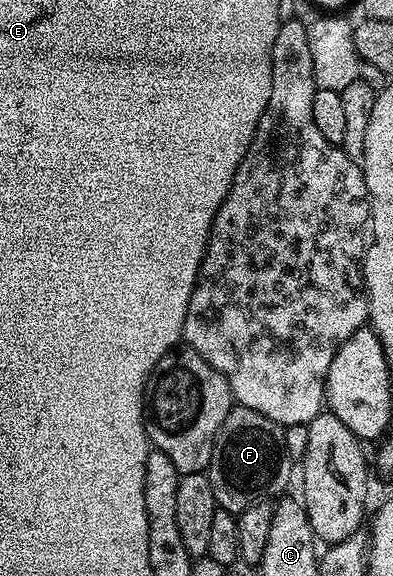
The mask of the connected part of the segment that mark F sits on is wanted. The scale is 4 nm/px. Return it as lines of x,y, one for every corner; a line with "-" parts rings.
231,407
214,441
214,457
208,469
212,494
221,511
237,514
253,504
281,497
287,491
292,461
286,454
282,433
283,429
264,414
251,408

